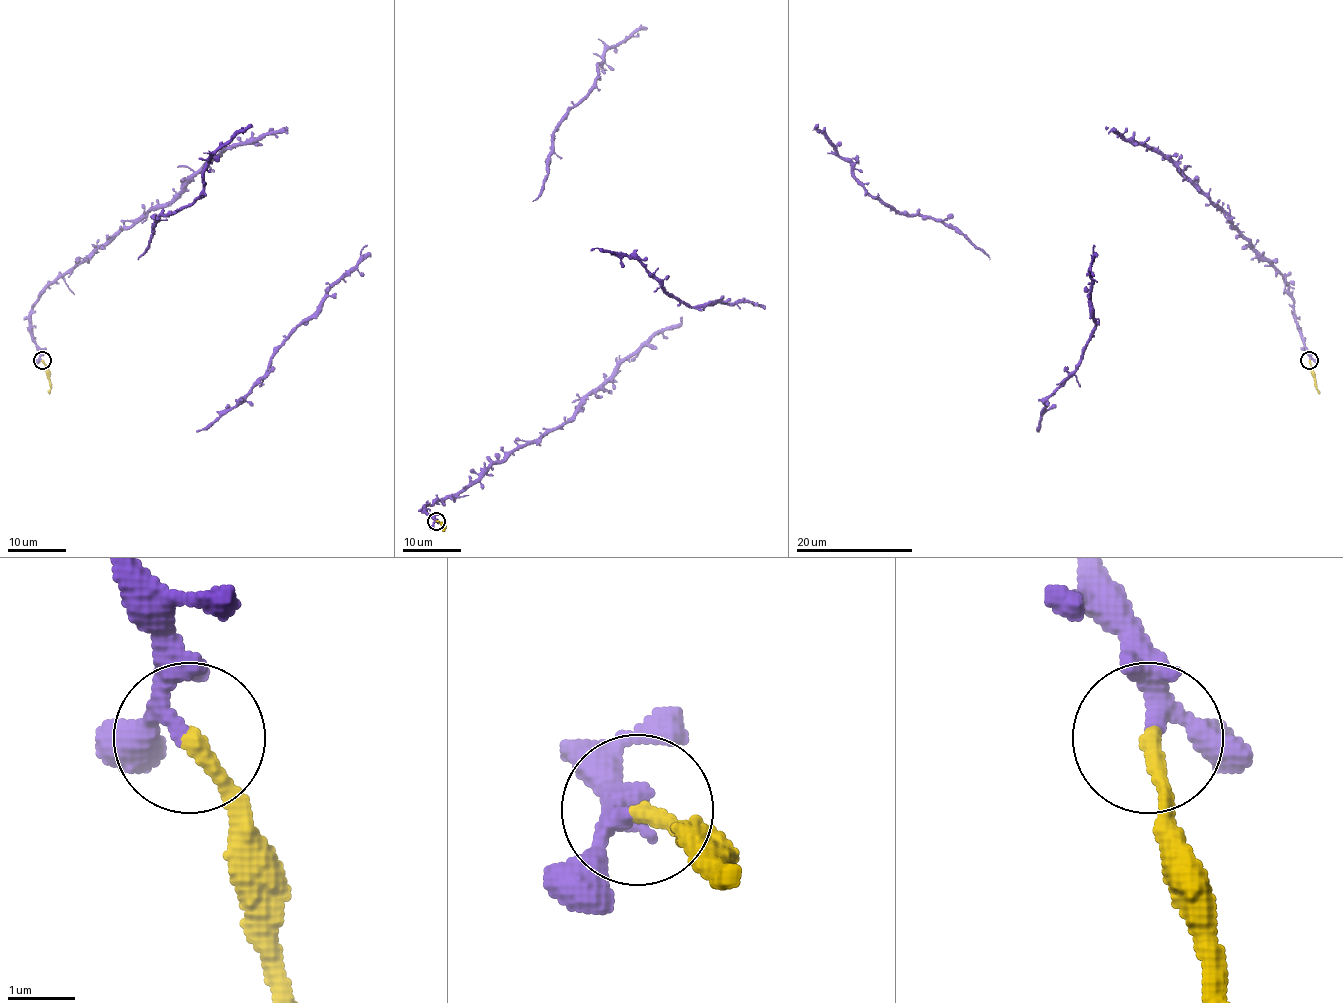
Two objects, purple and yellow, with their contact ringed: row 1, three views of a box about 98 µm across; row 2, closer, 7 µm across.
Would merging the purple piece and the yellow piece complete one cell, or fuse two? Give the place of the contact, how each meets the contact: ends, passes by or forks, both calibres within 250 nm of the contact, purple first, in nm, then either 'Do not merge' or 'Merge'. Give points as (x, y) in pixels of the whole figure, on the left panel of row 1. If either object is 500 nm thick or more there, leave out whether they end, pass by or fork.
Place: (42, 360). At the ring purple passes by. At the ring yellow ends. Thickness 240 nm (purple) against 260 nm. Merge

